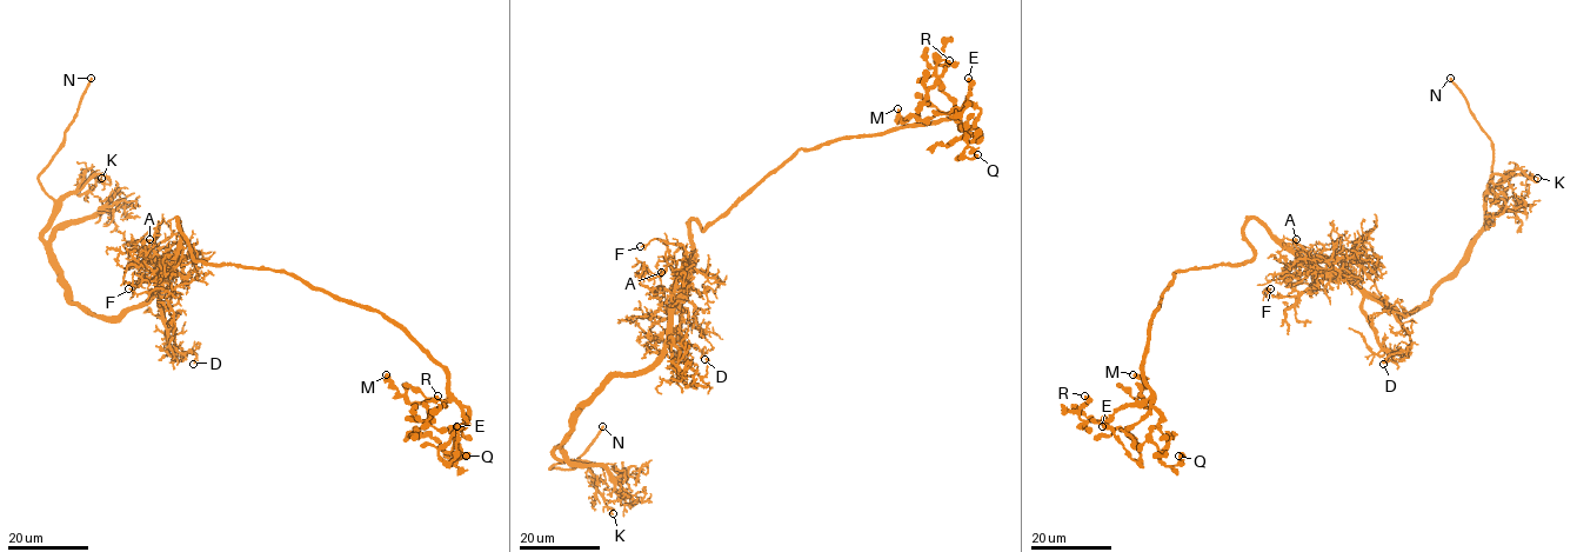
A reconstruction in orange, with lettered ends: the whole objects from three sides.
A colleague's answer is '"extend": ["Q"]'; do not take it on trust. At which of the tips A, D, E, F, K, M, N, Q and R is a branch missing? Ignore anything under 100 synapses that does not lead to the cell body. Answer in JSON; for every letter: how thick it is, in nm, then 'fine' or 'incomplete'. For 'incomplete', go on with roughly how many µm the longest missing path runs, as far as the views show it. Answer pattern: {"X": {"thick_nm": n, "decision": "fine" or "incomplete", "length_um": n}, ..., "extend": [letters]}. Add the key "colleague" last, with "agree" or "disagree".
{"A": {"thick_nm": 120, "decision": "fine"}, "D": {"thick_nm": 120, "decision": "fine"}, "E": {"thick_nm": 600, "decision": "fine"}, "F": {"thick_nm": 110, "decision": "fine"}, "K": {"thick_nm": 130, "decision": "fine"}, "M": {"thick_nm": 550, "decision": "fine"}, "N": {"thick_nm": 320, "decision": "incomplete", "length_um": 15}, "Q": {"thick_nm": 600, "decision": "fine"}, "R": {"thick_nm": 550, "decision": "fine"}, "extend": ["N"], "colleague": "disagree"}

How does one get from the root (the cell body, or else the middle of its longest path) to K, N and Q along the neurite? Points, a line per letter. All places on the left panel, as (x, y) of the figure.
K: (178, 220), (180, 244), (154, 292), (117, 316), (87, 313), (52, 255), (52, 211), (87, 170), (101, 178)
N: (178, 220), (178, 250), (144, 301), (98, 317), (71, 299), (52, 255), (54, 200), (38, 174), (91, 78)
Q: (178, 220), (199, 261), (285, 271), (398, 323), (468, 408), (453, 431), (452, 464), (466, 456)

